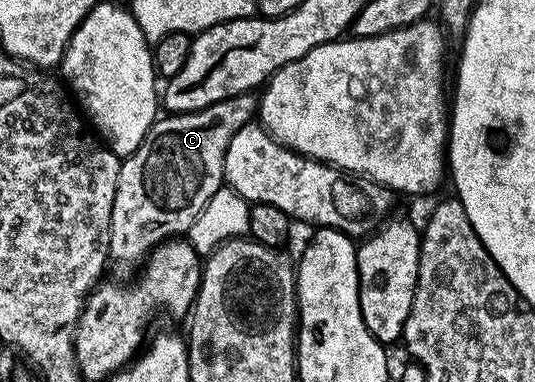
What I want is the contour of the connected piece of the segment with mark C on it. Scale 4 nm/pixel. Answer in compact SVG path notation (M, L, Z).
M242 92L239 96L229 96L212 106L204 106L204 110L166 114L154 121L144 142L120 163L116 198L112 202L110 219L109 259L113 263L115 260L122 268L130 268L133 264L141 265L158 245L189 233L204 206L208 206L212 194L223 187L228 142L232 142L236 130L255 119L258 101L259 97L254 92Z

